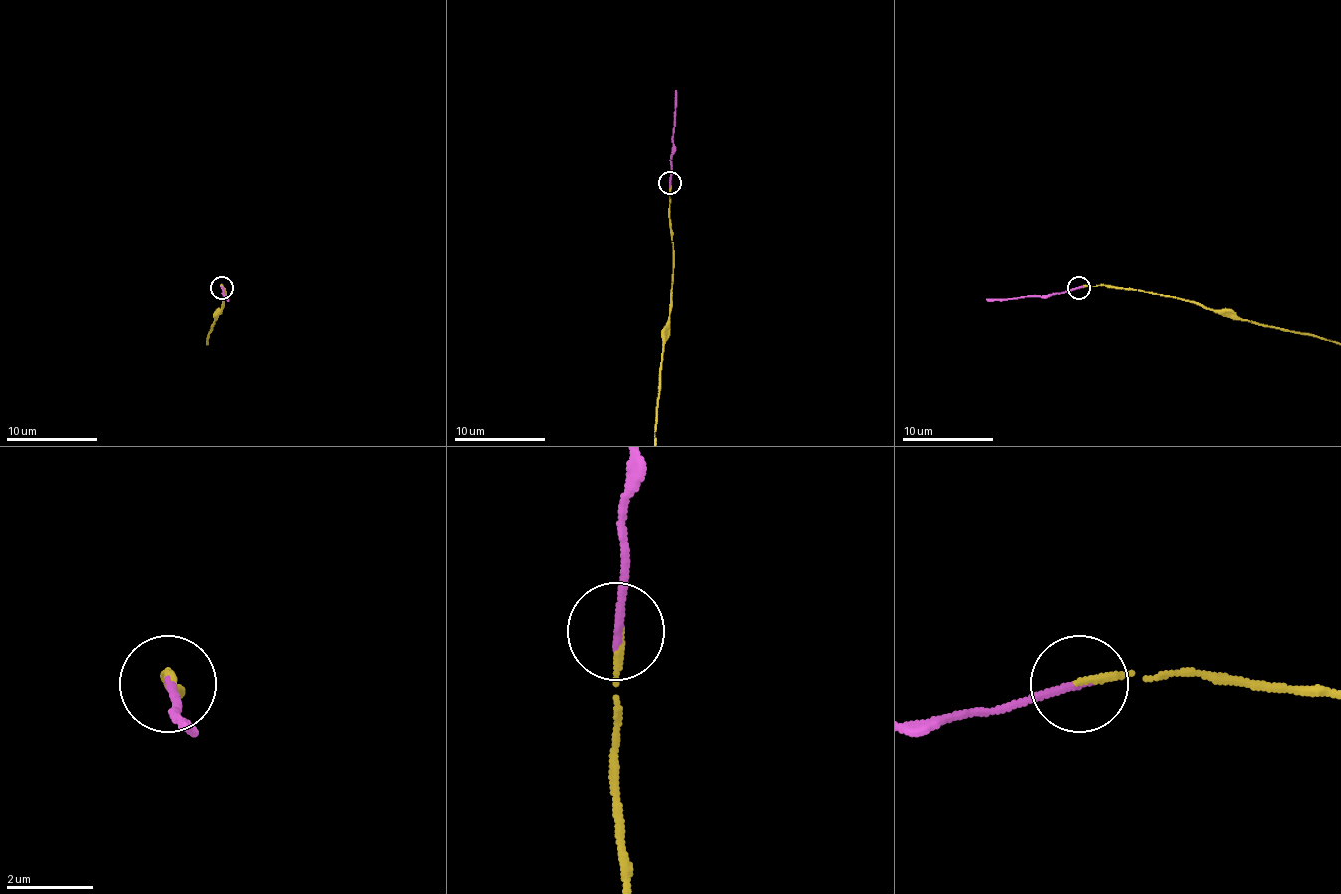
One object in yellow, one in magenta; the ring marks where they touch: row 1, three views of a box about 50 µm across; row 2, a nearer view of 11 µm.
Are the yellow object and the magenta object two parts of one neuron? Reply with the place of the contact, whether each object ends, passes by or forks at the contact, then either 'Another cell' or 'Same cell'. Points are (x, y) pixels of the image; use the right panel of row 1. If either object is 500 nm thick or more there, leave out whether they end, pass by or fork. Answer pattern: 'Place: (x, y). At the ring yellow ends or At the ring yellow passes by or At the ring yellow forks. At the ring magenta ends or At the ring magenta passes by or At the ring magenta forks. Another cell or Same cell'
Place: (1079, 287). At the ring yellow ends. At the ring magenta ends. Same cell

